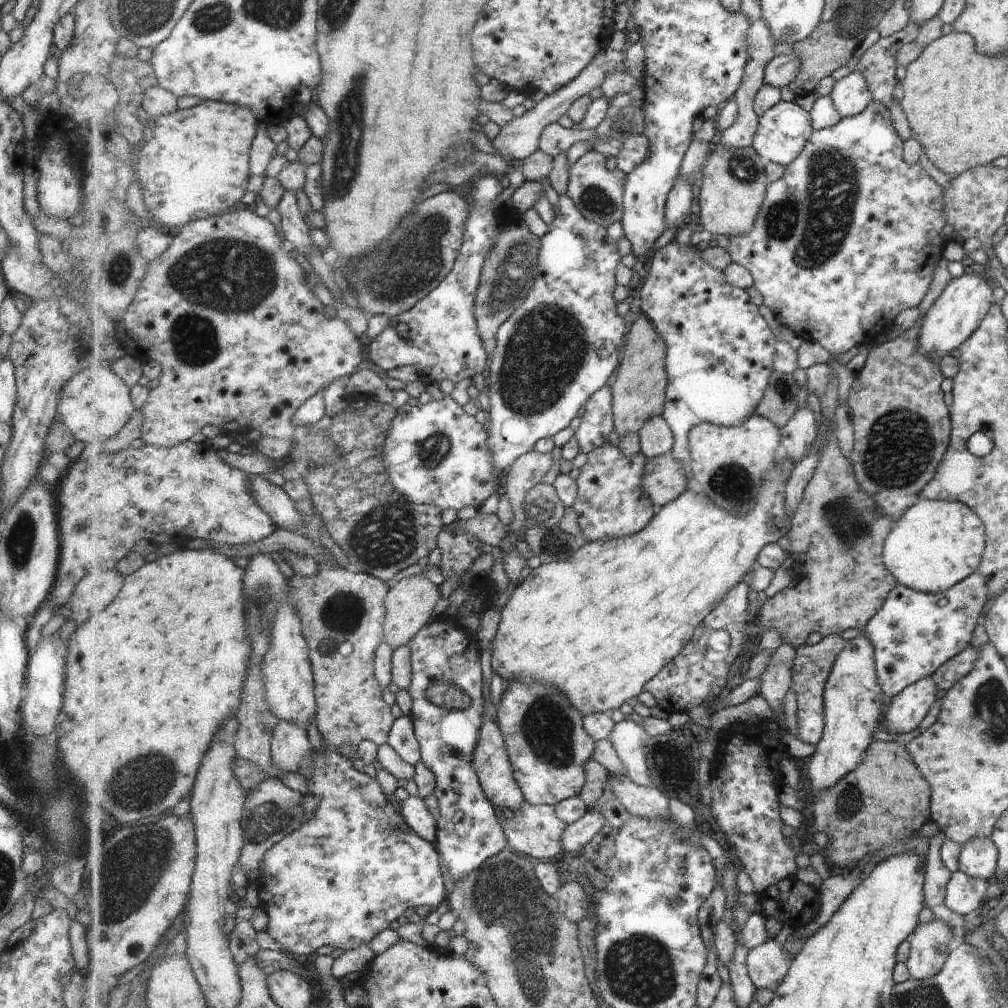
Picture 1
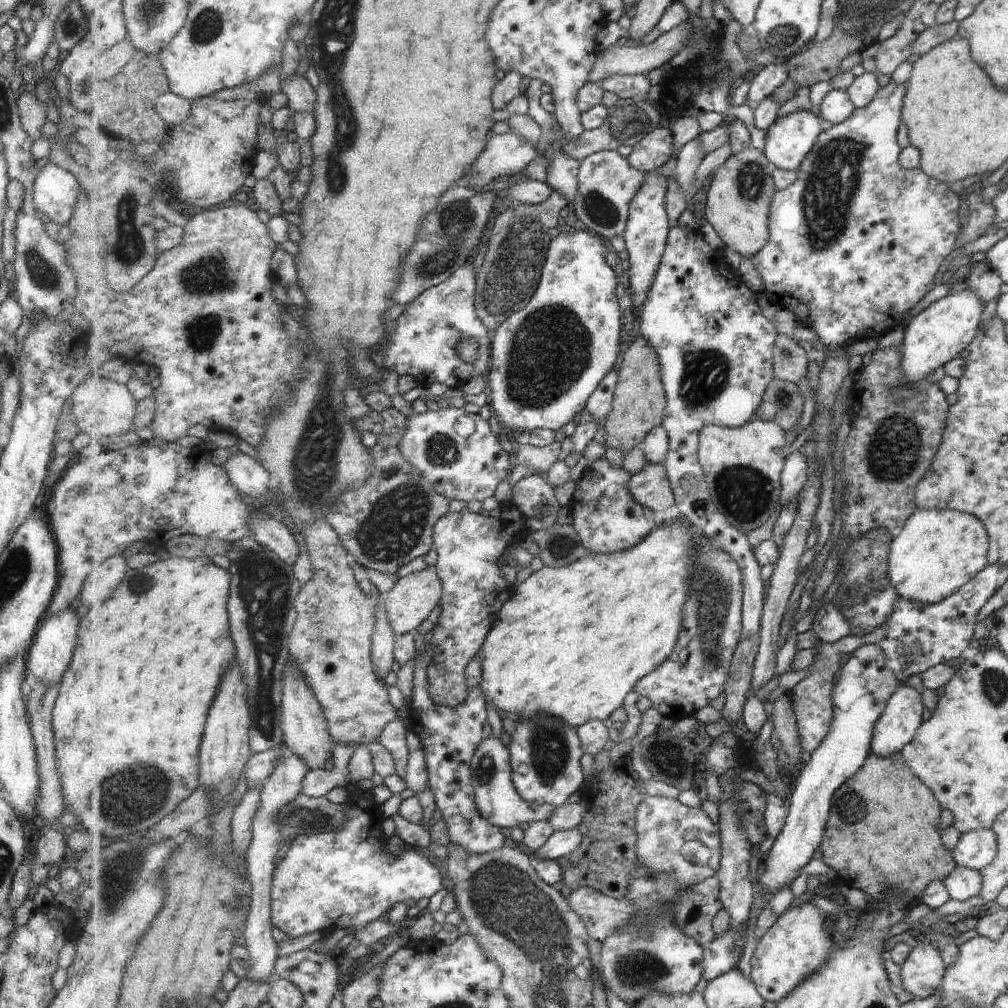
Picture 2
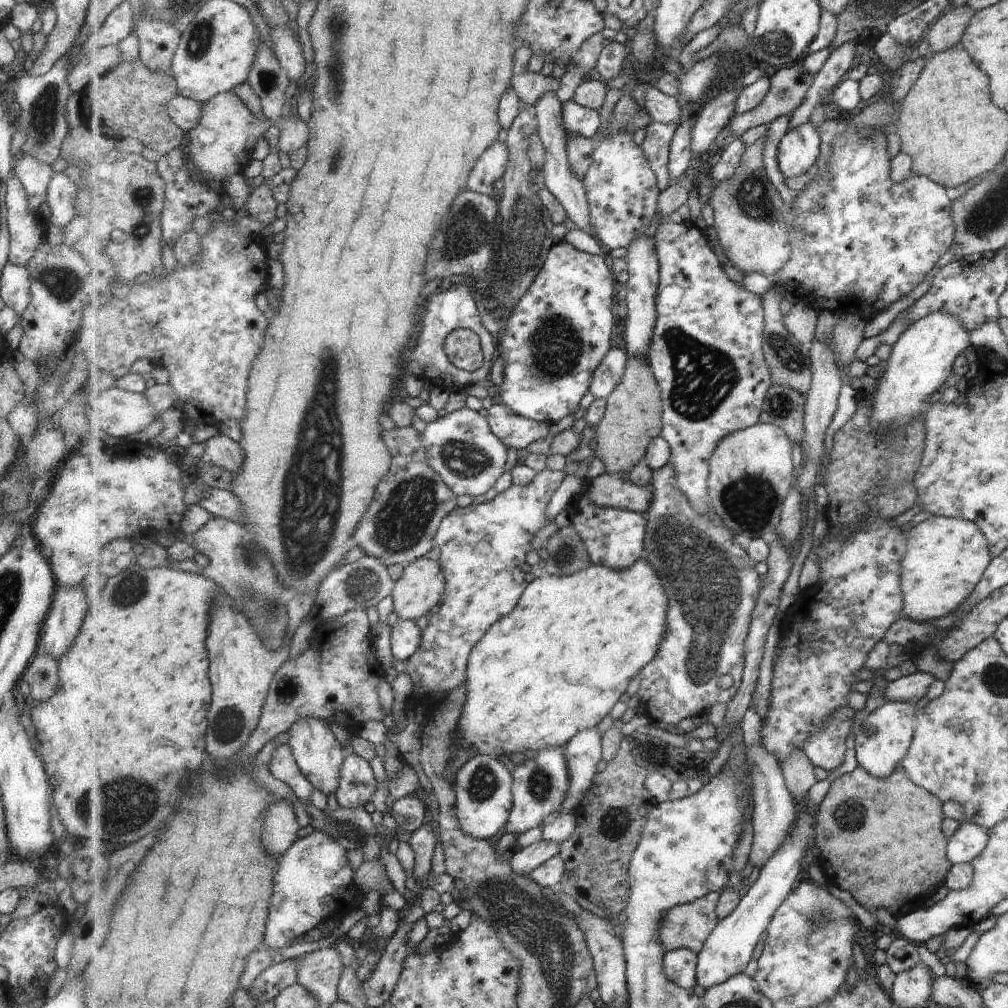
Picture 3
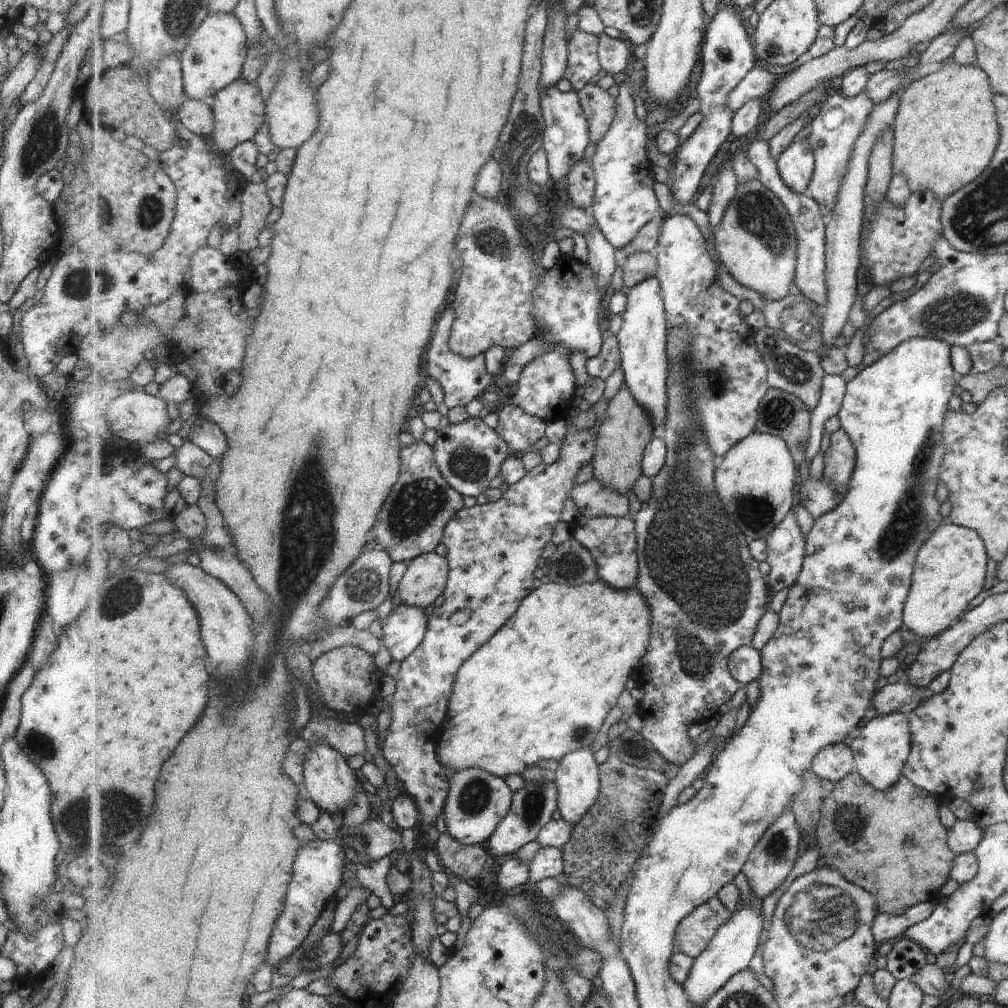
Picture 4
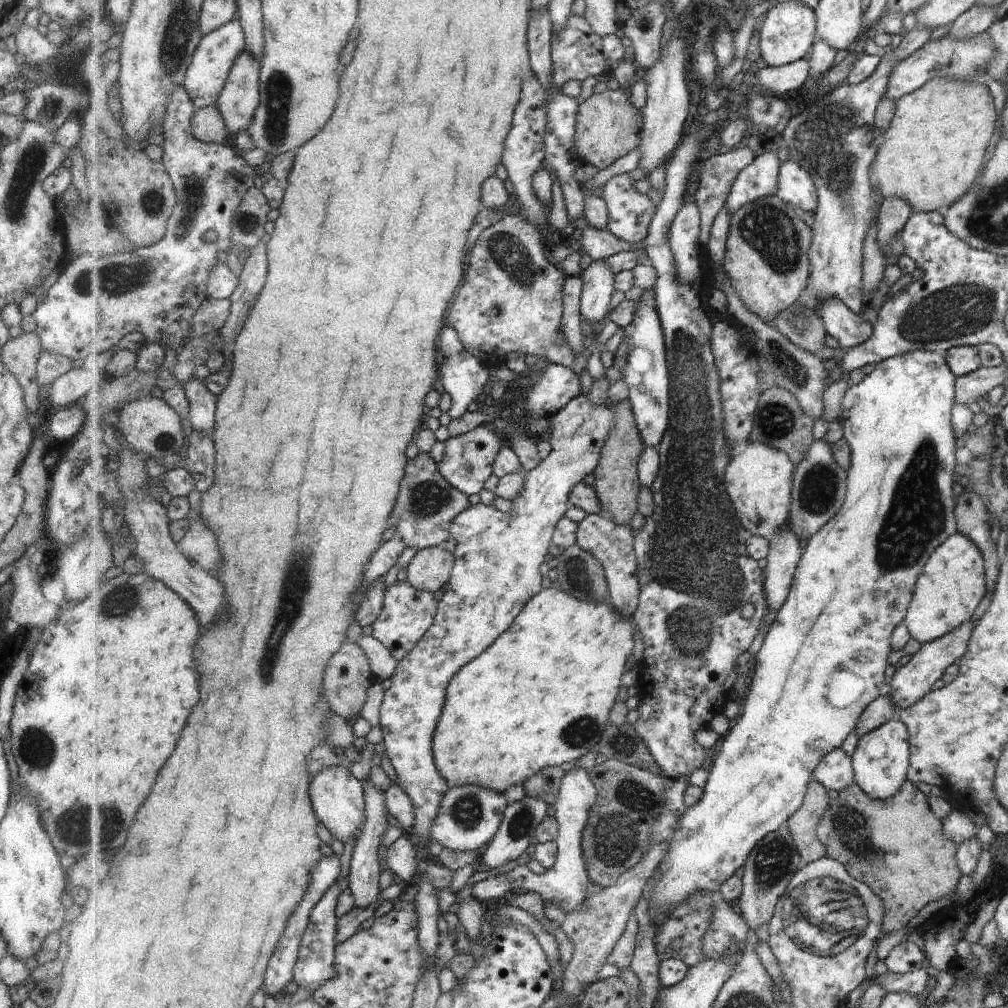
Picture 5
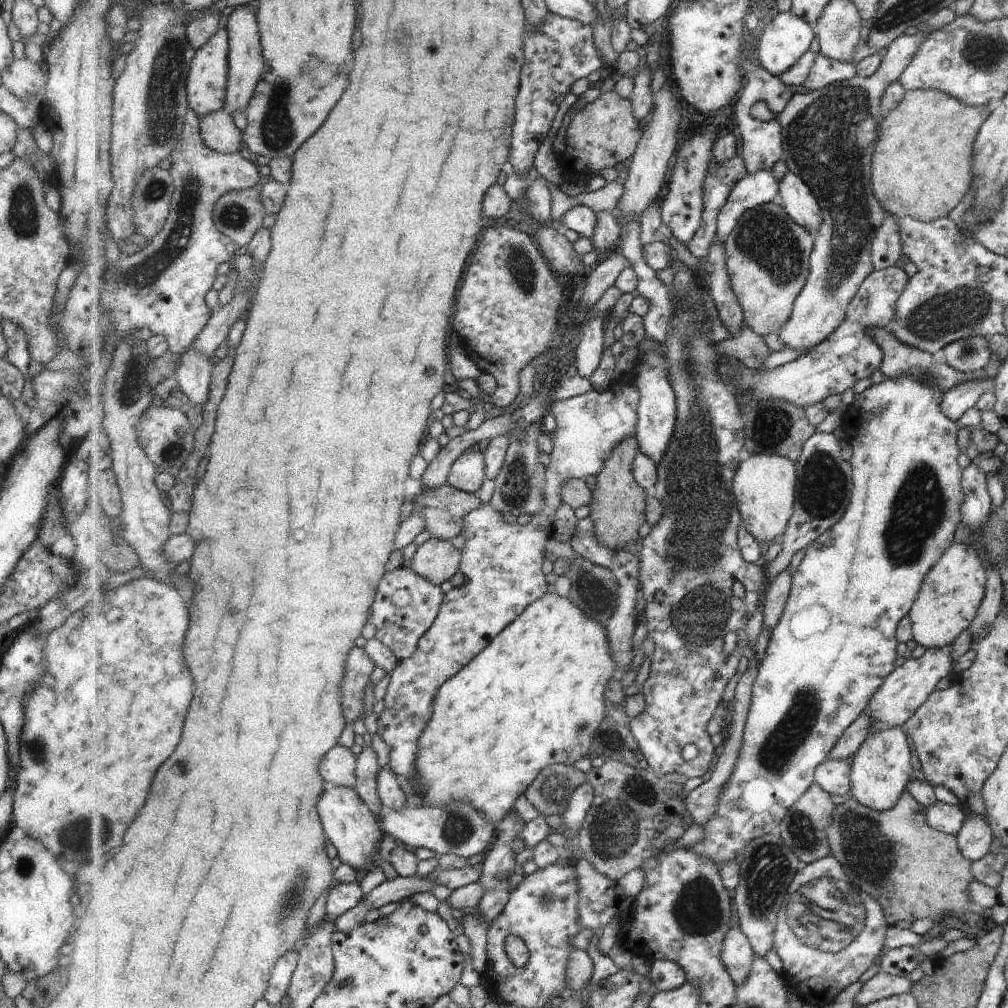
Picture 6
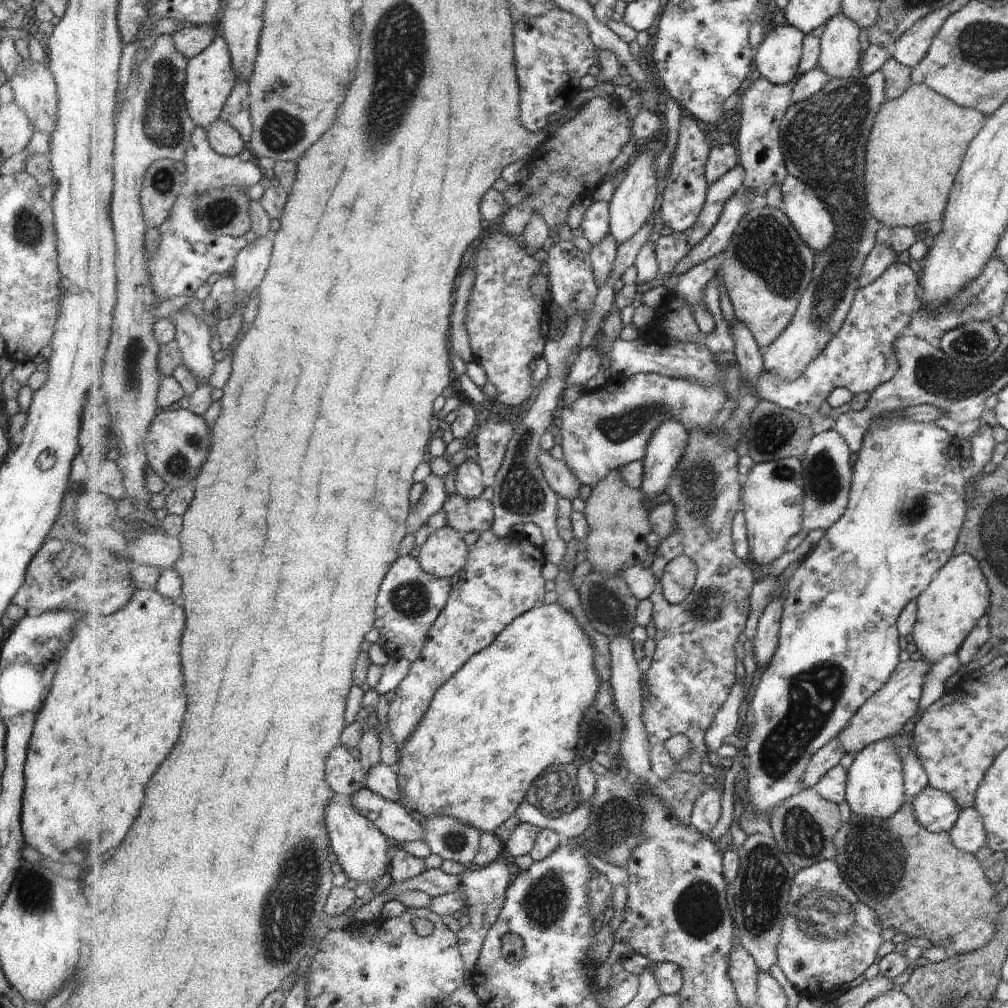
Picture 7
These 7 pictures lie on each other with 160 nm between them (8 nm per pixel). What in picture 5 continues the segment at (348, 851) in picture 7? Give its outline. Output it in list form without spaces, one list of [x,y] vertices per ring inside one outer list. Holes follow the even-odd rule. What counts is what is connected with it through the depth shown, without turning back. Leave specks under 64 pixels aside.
[[[325,766],[321,772],[311,777],[309,796],[313,812],[333,837],[344,844],[361,837],[366,822],[365,790],[362,782],[357,780],[345,766]]]

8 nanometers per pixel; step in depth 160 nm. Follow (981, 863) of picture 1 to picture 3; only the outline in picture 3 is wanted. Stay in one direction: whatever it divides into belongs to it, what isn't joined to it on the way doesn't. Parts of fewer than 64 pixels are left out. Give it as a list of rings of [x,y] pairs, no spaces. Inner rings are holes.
[[[960,824],[953,836],[946,840],[946,858],[951,865],[970,864],[983,852],[987,832],[975,824]]]

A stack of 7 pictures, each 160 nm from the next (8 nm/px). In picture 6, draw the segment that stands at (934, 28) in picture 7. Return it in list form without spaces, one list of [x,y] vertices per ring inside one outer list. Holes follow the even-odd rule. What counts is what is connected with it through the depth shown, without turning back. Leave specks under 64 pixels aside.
[[[921,23],[911,30],[903,33],[896,37],[895,40],[887,47],[887,51],[882,58],[881,66],[879,70],[872,74],[870,77],[860,77],[859,75],[851,79],[843,79],[841,82],[834,82],[825,88],[809,91],[806,94],[795,93],[791,100],[789,101],[788,107],[779,115],[777,118],[780,120],[783,126],[783,156],[781,160],[786,166],[788,172],[797,174],[807,187],[812,188],[813,194],[817,197],[817,200],[820,201],[820,205],[823,211],[823,224],[821,225],[819,236],[816,239],[816,247],[810,256],[810,273],[808,276],[808,282],[805,283],[804,290],[801,291],[801,294],[797,297],[796,303],[794,304],[794,309],[792,312],[792,318],[784,324],[782,330],[779,332],[779,338],[784,343],[784,346],[791,348],[793,350],[803,350],[805,353],[809,352],[812,348],[815,348],[818,344],[827,340],[833,332],[840,327],[840,324],[844,322],[846,315],[848,314],[848,307],[852,304],[853,298],[857,296],[857,293],[860,291],[860,286],[868,279],[868,276],[874,271],[874,266],[872,263],[872,246],[877,233],[880,231],[881,225],[884,223],[884,218],[887,216],[886,212],[883,210],[880,200],[875,196],[874,188],[872,185],[872,162],[873,155],[875,154],[875,147],[877,139],[879,138],[880,123],[878,118],[882,116],[881,110],[881,95],[888,84],[895,82],[898,76],[903,72],[903,69],[911,62],[911,59],[915,56],[915,53],[919,50],[920,44],[923,44],[923,41],[928,35],[927,25]]]

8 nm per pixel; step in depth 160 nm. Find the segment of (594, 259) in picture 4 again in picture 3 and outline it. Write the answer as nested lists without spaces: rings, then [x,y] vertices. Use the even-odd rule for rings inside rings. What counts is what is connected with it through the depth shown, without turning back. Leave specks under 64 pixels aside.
[[[547,92],[539,98],[539,102],[534,105],[536,108],[537,122],[539,122],[538,135],[545,146],[545,162],[541,171],[543,172],[544,182],[543,185],[559,200],[559,203],[563,206],[564,211],[568,215],[568,218],[575,223],[576,228],[584,231],[587,234],[595,234],[595,230],[591,228],[591,220],[589,220],[590,208],[587,199],[586,188],[581,178],[577,176],[577,172],[573,172],[572,162],[569,161],[568,152],[568,133],[565,132],[565,120],[563,117],[563,106],[561,100],[557,98],[555,92]]]

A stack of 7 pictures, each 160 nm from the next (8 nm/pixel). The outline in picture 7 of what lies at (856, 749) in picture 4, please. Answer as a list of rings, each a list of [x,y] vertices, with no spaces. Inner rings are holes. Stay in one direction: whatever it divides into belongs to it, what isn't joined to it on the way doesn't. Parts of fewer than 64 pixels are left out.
[[[891,738],[870,744],[858,752],[848,770],[849,780],[846,787],[846,802],[851,813],[878,819],[886,819],[895,814],[907,799],[902,770],[903,764]]]

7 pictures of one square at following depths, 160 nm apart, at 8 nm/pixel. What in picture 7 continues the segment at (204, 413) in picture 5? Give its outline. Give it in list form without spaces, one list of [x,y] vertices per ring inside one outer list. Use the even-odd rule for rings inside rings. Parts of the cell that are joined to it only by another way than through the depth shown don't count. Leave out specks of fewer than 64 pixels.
[[[185,308],[175,311],[171,317],[176,324],[176,343],[181,349],[184,365],[198,378],[200,385],[209,382],[209,378],[213,376],[215,364],[217,364],[213,358],[213,349],[211,349],[211,343],[216,341],[216,337],[211,334],[209,324]]]

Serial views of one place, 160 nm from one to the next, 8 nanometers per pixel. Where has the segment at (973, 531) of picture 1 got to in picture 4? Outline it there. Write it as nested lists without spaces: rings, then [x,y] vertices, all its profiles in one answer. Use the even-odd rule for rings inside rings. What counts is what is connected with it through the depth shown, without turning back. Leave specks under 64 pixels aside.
[[[947,520],[942,521],[941,527],[921,544],[921,552],[917,552],[917,572],[912,572],[913,588],[908,591],[909,604],[904,604],[902,626],[919,638],[932,638],[952,626],[981,592],[987,559],[983,544],[973,530],[950,524]]]

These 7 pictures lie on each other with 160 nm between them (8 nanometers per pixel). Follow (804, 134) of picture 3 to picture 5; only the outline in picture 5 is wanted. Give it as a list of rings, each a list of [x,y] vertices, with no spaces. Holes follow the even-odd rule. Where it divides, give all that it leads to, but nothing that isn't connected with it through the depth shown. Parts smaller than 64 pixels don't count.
[[[788,159],[780,166],[780,188],[777,195],[802,213],[814,214],[819,206],[817,188],[811,174],[793,160]]]

